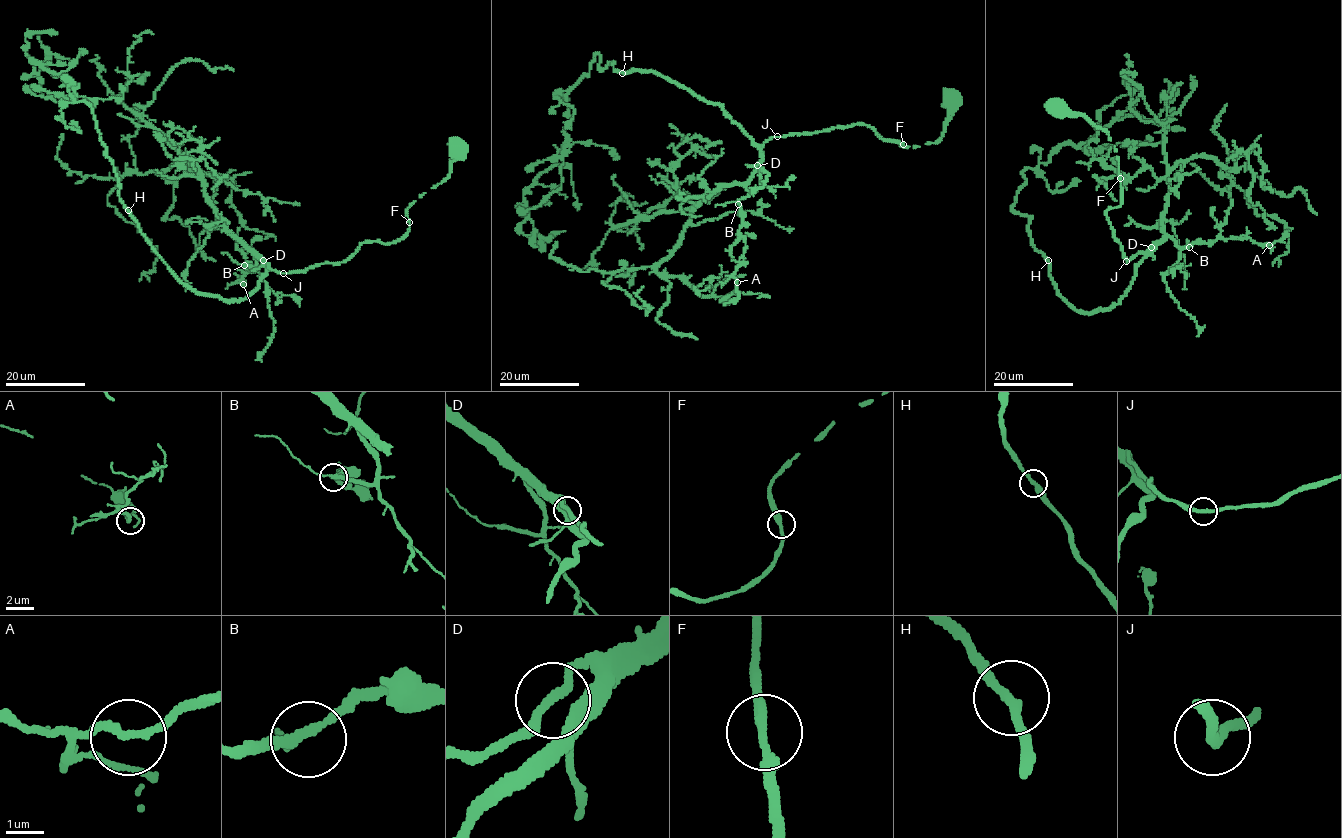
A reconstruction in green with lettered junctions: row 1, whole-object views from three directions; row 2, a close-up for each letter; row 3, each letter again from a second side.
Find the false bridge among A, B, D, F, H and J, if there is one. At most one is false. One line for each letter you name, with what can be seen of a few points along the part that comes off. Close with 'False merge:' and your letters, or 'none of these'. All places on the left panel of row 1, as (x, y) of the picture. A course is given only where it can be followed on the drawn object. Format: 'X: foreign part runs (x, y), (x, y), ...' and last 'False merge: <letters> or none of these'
False merge: none of these

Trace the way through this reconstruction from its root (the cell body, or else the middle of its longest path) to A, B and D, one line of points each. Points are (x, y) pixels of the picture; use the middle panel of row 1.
A: (951, 101), (941, 138), (919, 146), (863, 124), (767, 140), (739, 202), (745, 249), (737, 281)
B: (951, 101), (941, 138), (919, 146), (901, 146), (863, 124), (770, 137), (746, 186), (750, 193), (738, 204)
D: (951, 101), (945, 130), (932, 143), (901, 146), (856, 124), (770, 137), (757, 166)

